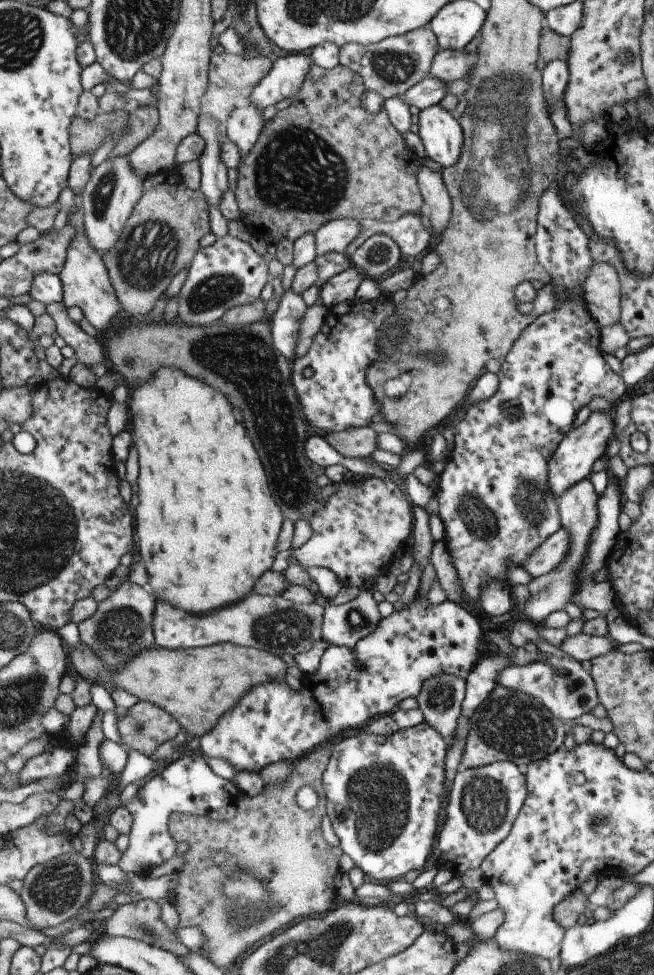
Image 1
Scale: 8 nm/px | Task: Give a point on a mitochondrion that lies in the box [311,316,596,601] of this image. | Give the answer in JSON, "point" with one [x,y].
{"point":[479,519]}

